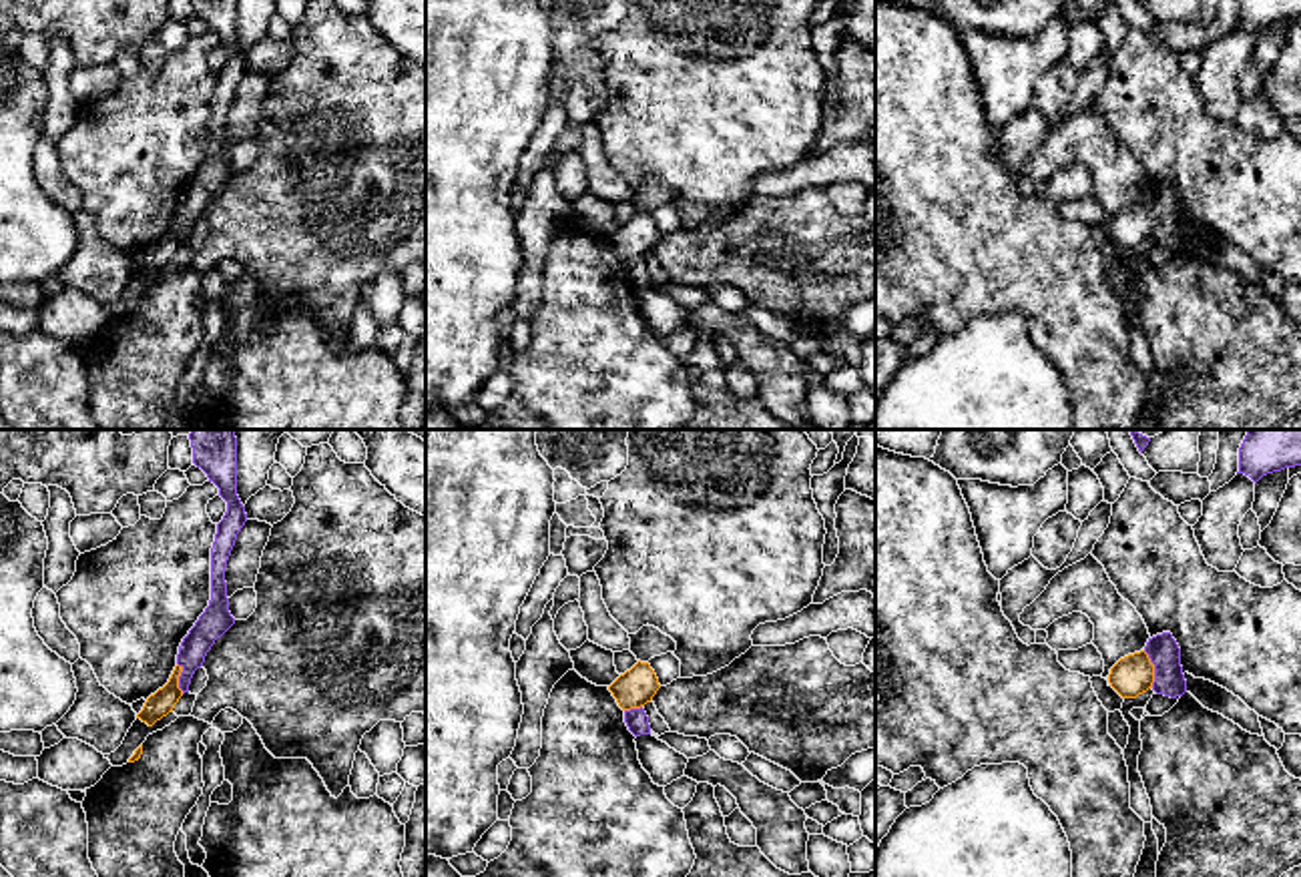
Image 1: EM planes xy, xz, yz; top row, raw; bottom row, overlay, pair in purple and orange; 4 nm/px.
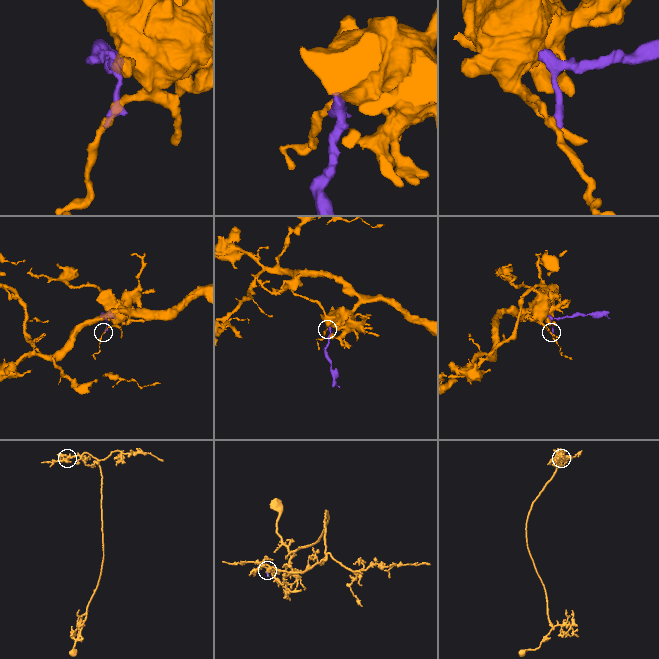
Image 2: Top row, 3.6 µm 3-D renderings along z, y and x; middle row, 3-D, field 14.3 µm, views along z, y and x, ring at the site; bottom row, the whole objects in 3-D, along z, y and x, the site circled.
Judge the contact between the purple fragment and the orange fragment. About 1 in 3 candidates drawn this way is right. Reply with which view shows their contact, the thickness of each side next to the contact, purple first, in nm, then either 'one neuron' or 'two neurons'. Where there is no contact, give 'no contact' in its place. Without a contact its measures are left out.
contact in yz; calibres 130 and 160 nm; two neurons

